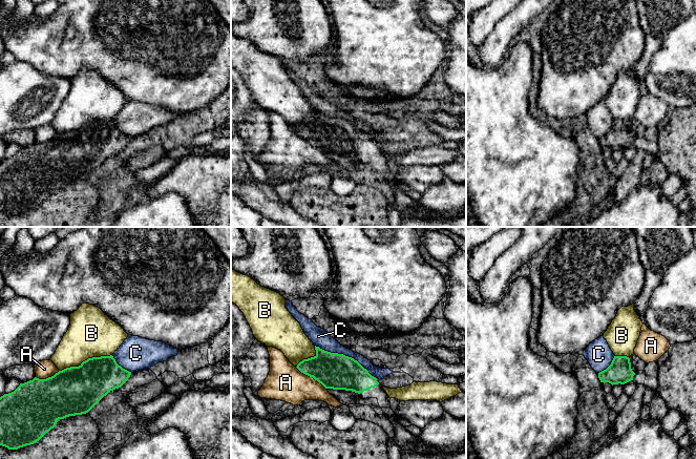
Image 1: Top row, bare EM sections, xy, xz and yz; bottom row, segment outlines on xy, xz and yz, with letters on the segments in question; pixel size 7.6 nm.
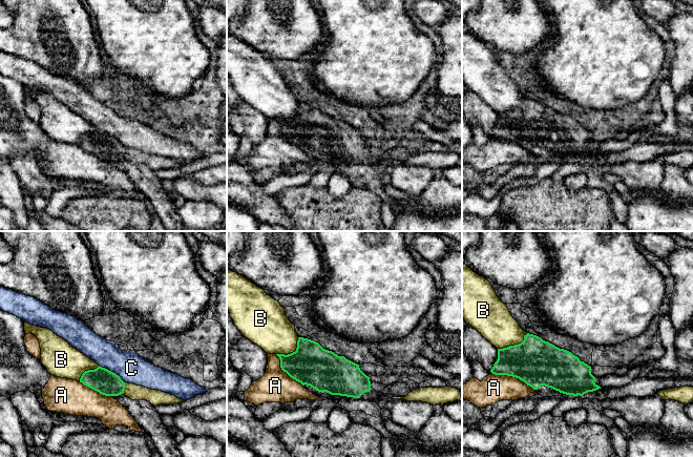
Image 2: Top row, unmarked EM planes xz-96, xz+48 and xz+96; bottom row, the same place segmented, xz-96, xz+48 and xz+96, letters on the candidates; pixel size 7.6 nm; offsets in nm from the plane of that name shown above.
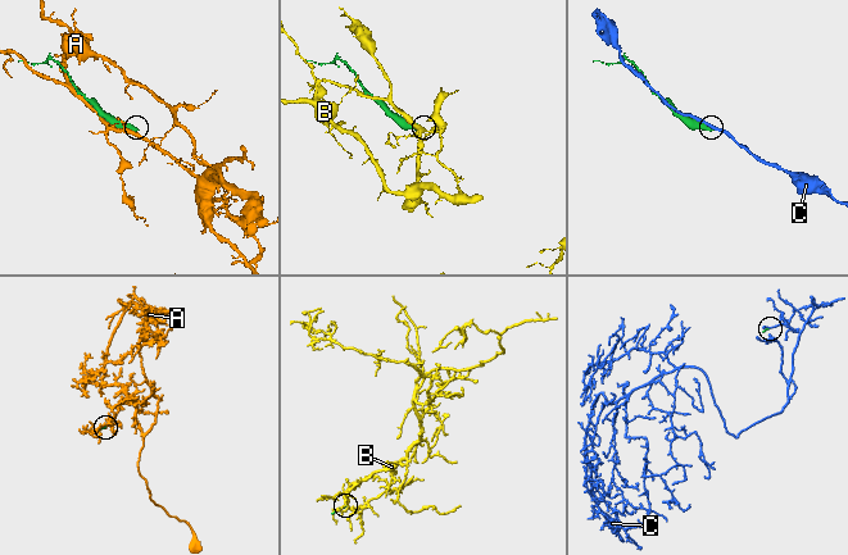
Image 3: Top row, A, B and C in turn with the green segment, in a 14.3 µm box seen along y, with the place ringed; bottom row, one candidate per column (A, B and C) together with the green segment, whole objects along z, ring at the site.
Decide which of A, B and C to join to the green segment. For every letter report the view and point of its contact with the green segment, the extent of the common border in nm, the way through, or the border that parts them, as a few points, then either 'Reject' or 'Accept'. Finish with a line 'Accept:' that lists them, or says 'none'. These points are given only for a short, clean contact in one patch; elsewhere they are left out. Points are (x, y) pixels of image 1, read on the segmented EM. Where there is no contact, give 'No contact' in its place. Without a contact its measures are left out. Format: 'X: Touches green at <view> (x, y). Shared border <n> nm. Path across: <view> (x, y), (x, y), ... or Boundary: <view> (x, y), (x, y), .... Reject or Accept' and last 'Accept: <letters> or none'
A: Touches green at xz (311, 376). Shared border 300 nm. Reject
B: Touches green at xy (85, 360). Shared border 420 nm. Reject
C: Touches green at xz (344, 355). Shared border 550 nm. Reject
Accept: none

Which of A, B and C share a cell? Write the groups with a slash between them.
A / B / C

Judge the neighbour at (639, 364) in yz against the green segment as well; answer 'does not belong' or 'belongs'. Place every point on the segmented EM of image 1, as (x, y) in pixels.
belongs

